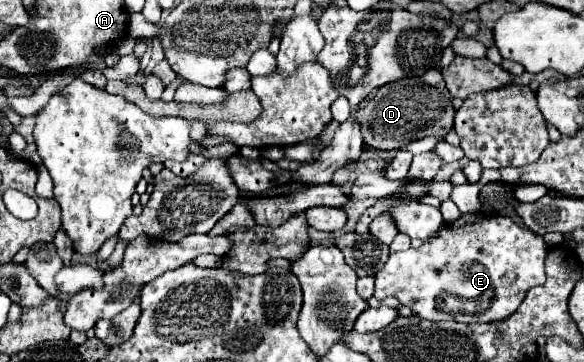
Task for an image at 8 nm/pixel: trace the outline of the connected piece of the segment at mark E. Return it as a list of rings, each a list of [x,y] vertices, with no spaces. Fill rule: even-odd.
[[[471,213],[461,215],[457,221],[447,223],[439,237],[425,241],[419,249],[391,253],[385,267],[375,275],[375,297],[395,297],[407,305],[415,315],[429,321],[457,321],[457,323],[493,323],[507,319],[517,311],[525,293],[545,283],[545,255],[547,243],[533,231],[517,225],[503,215]]]

